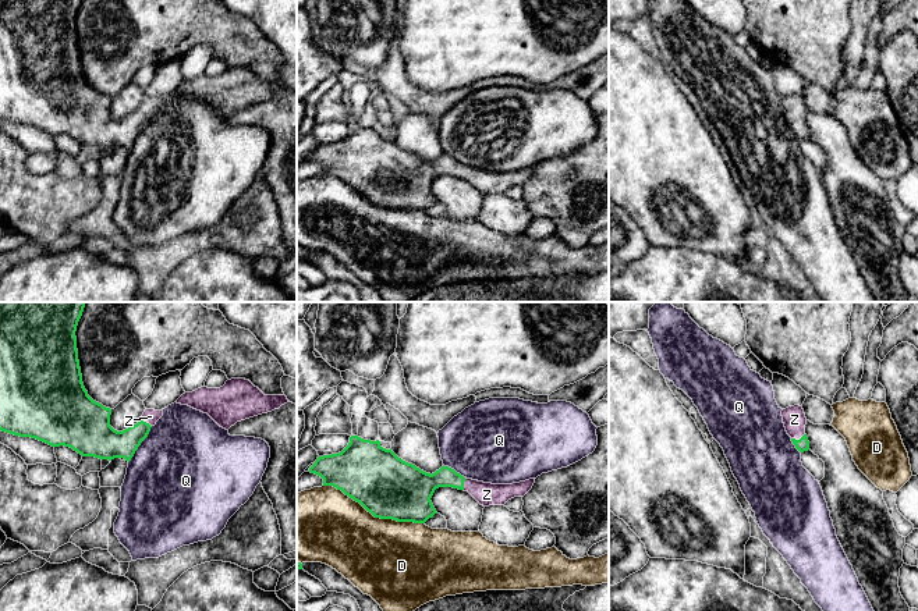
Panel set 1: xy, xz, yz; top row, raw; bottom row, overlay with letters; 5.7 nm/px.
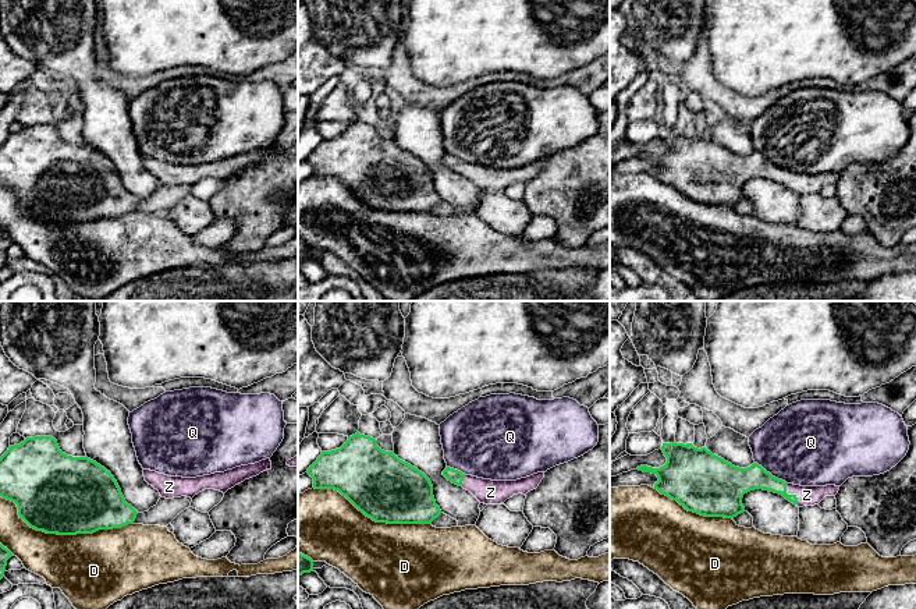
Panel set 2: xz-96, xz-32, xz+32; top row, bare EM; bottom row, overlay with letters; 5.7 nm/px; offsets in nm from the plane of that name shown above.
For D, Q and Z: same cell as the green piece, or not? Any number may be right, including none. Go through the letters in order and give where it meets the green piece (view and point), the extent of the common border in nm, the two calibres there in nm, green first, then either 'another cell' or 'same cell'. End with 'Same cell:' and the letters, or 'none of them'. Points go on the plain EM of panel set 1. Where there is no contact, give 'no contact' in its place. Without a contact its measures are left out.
D: xz (374, 203) | 650 nm | 360/440 nm | another cell
Q: xy (139, 132) | 260 nm | 220/500 nm | another cell
Z: yz (797, 128) | 90 nm | 80/130 nm | same cell
Same cell: Z

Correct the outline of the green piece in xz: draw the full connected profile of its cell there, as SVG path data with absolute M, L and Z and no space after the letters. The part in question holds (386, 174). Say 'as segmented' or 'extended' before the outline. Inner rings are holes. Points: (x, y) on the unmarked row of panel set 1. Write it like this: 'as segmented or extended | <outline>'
extended | M351 124L341 141L318 145L309 160L320 164L323 174L333 174L359 191L375 206L414 212L425 212L437 202L430 187L439 175L468 180L481 193L489 195L504 193L514 185L524 185L535 171L535 167L513 173L483 171L467 167L449 154L442 154L430 163L398 146L391 136L383 136L379 128L371 129L358 124Z

